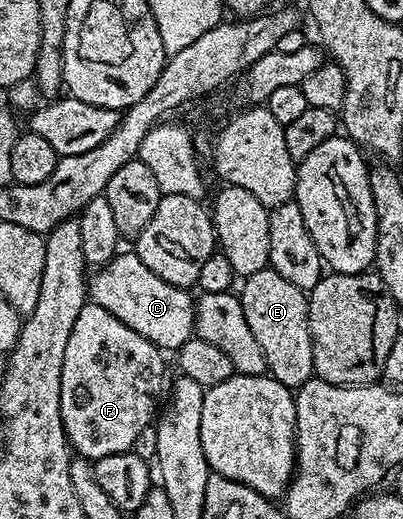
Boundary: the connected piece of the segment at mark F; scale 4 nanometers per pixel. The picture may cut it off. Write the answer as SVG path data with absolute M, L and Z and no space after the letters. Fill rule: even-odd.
M86 302L83 306L83 310L79 310L79 318L75 318L75 326L73 327L71 338L67 342L65 361L63 362L63 374L61 375L61 421L65 427L65 434L69 438L70 445L72 445L80 455L95 462L104 456L128 452L134 447L133 443L140 438L141 431L143 431L149 423L149 427L154 423L155 412L153 416L153 396L160 394L161 383L165 380L165 360L161 356L164 356L162 349L156 348L147 338L143 338L135 330L128 328L122 320L115 318L103 306Z

